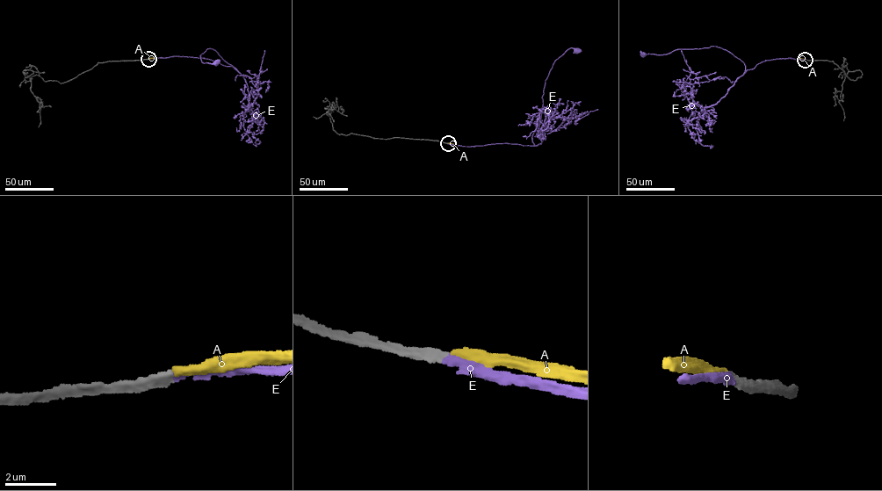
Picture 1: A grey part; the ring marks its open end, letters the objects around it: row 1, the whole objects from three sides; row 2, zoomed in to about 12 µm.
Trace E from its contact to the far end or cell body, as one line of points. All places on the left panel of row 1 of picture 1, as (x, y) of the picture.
E: (148, 59), (174, 56), (204, 58), (236, 69), (213, 49), (207, 48), (199, 55), (203, 62), (215, 63)

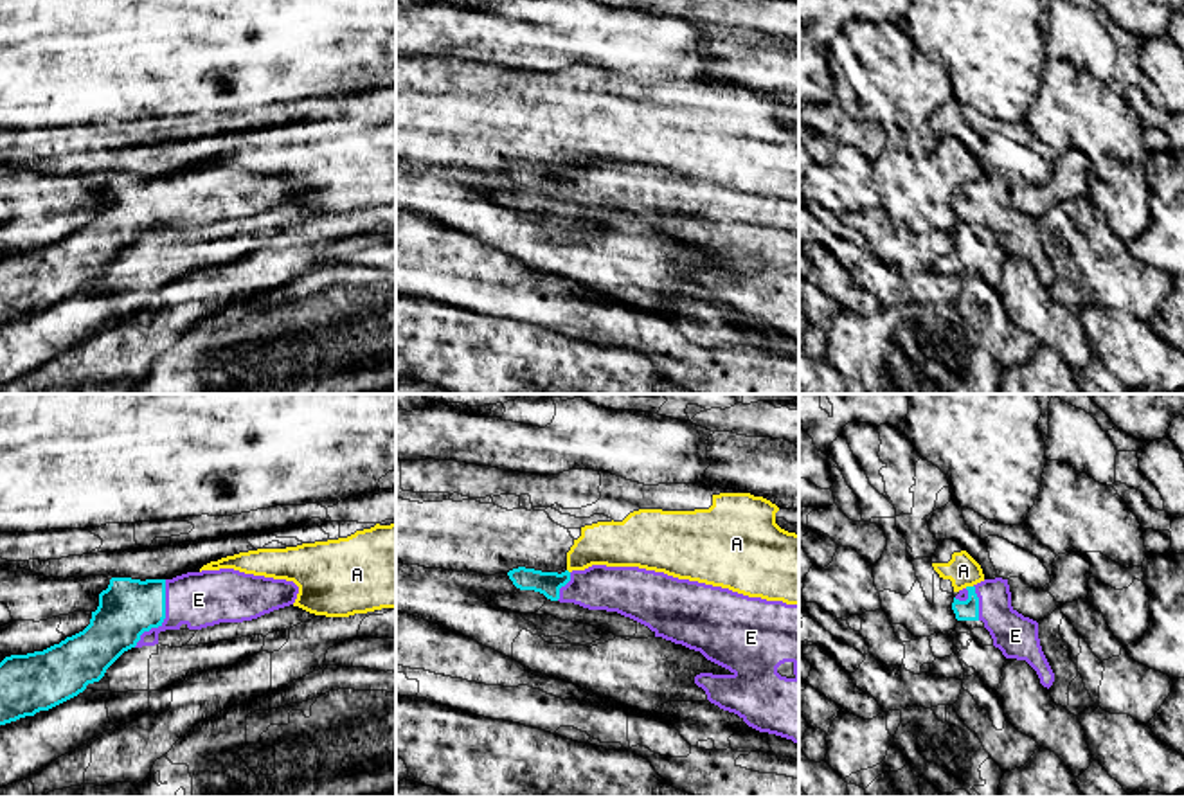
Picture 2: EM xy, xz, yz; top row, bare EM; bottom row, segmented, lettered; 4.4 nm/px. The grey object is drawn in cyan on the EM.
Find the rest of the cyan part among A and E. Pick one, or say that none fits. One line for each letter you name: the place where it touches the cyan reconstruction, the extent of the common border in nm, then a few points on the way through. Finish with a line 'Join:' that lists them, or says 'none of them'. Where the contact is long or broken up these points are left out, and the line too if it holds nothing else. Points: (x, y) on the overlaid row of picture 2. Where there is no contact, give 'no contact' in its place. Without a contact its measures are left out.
E: meets cyan in xy at (164, 617); contact 340 nm long
Join: E

